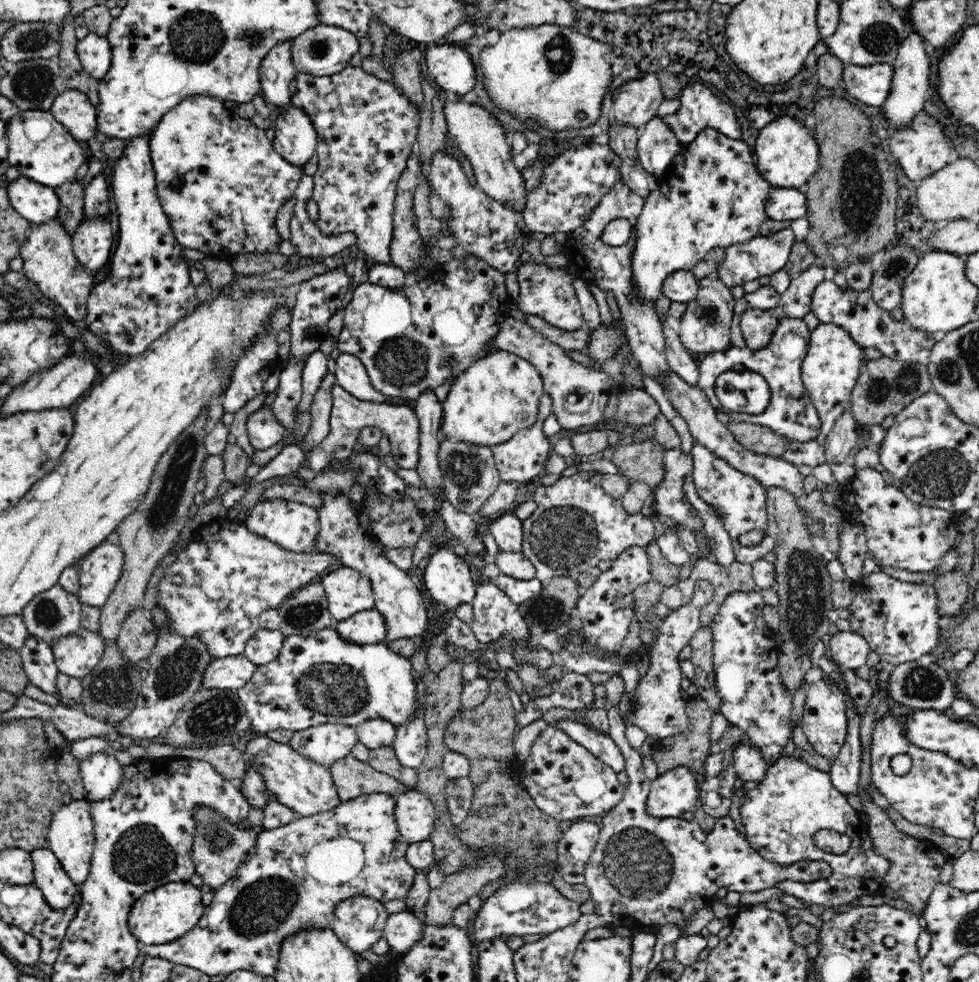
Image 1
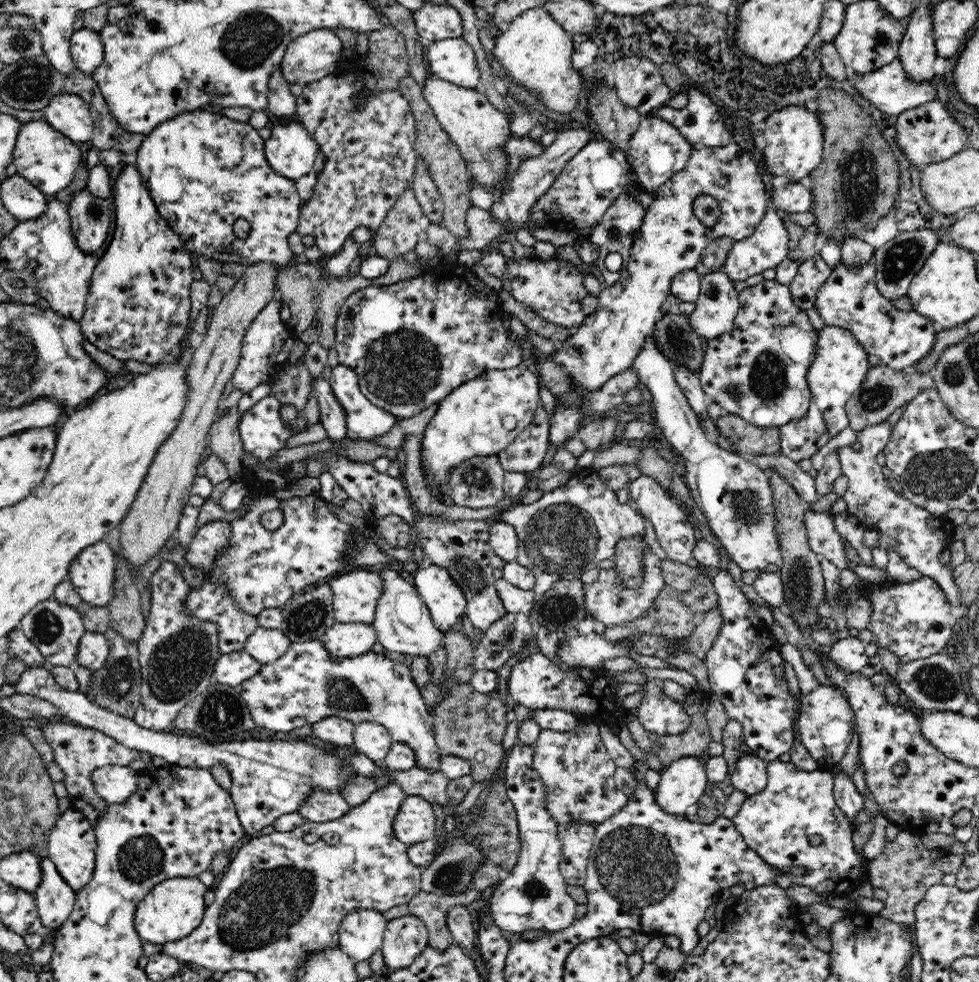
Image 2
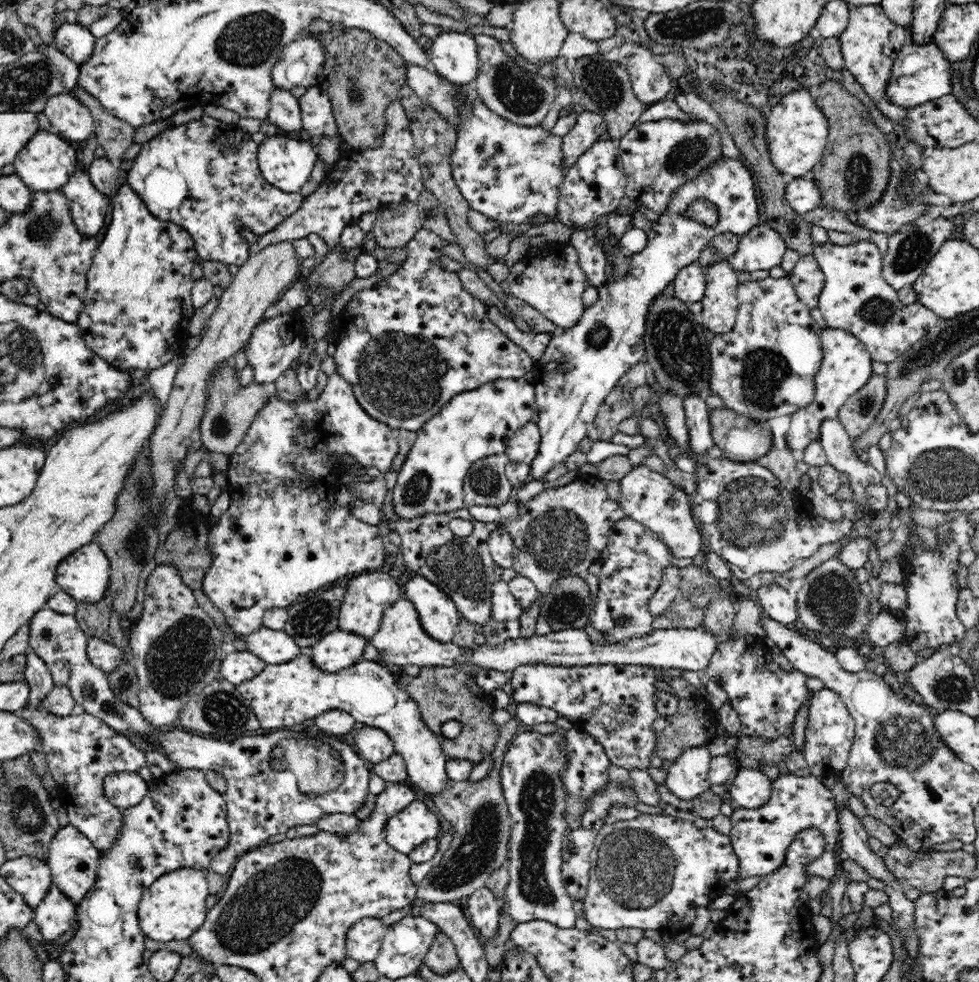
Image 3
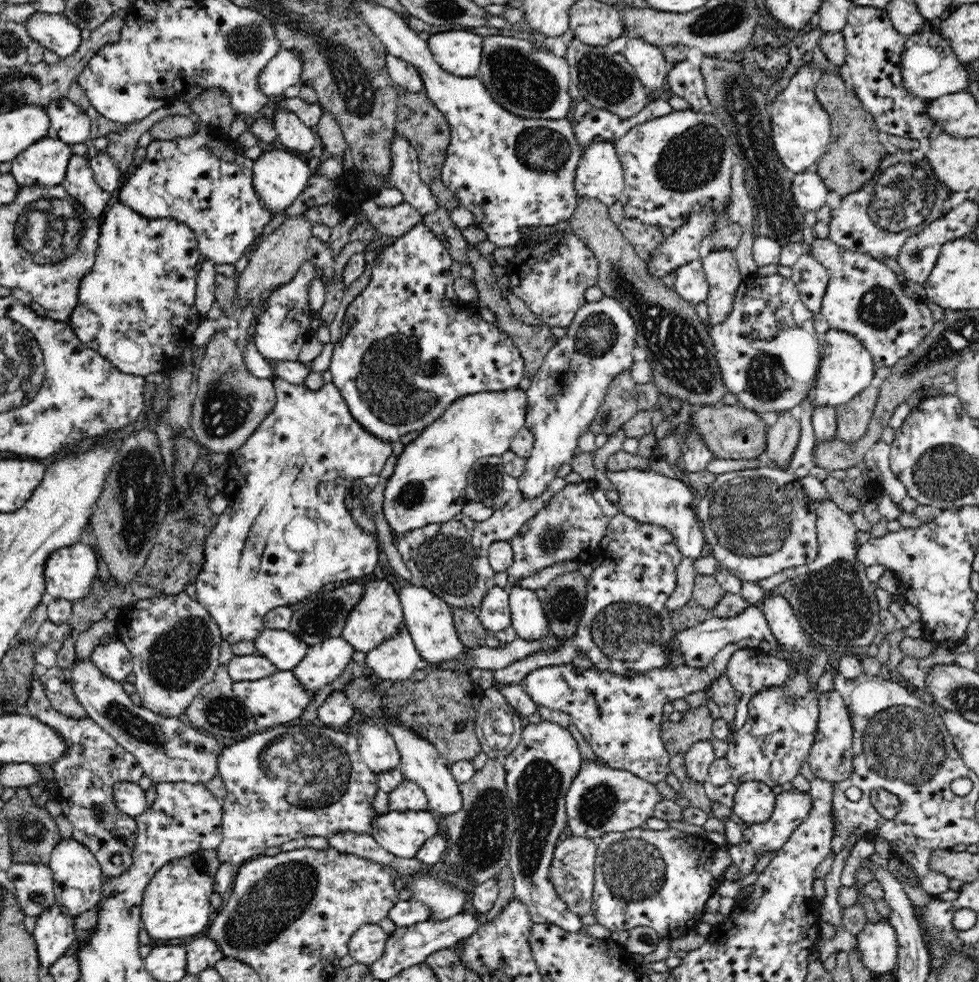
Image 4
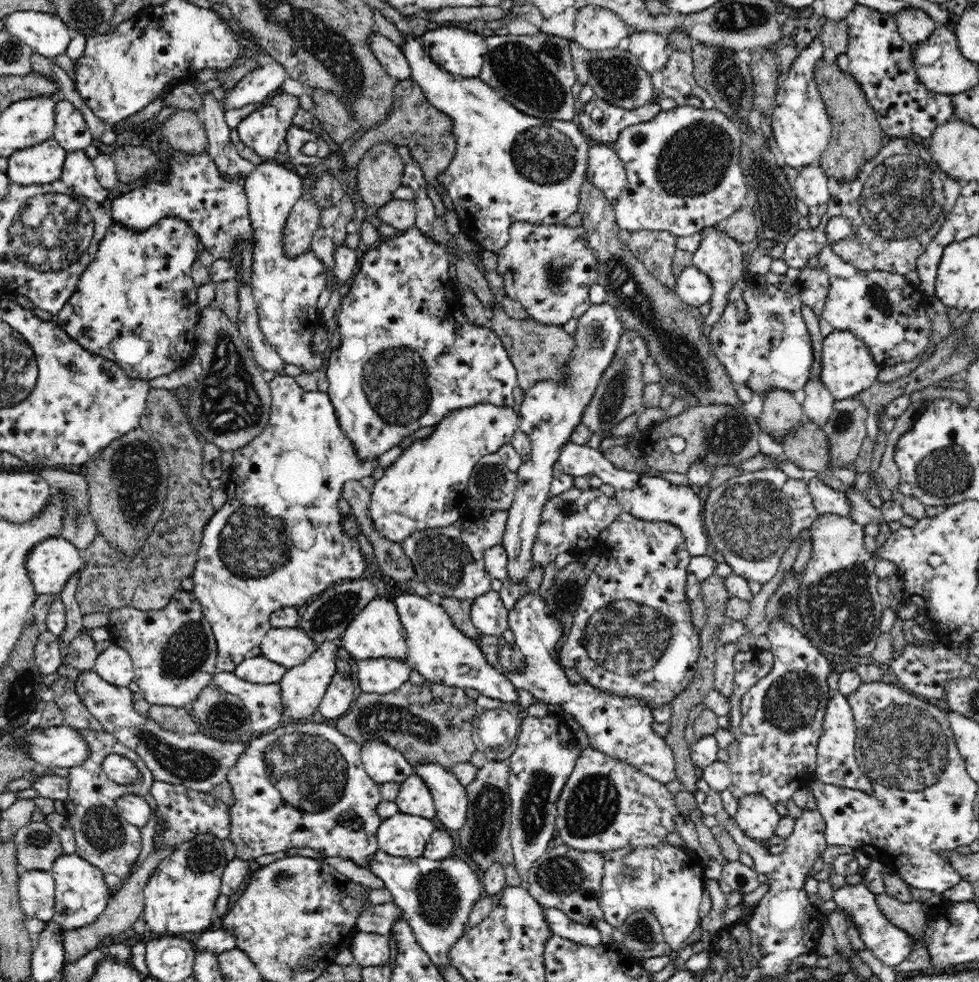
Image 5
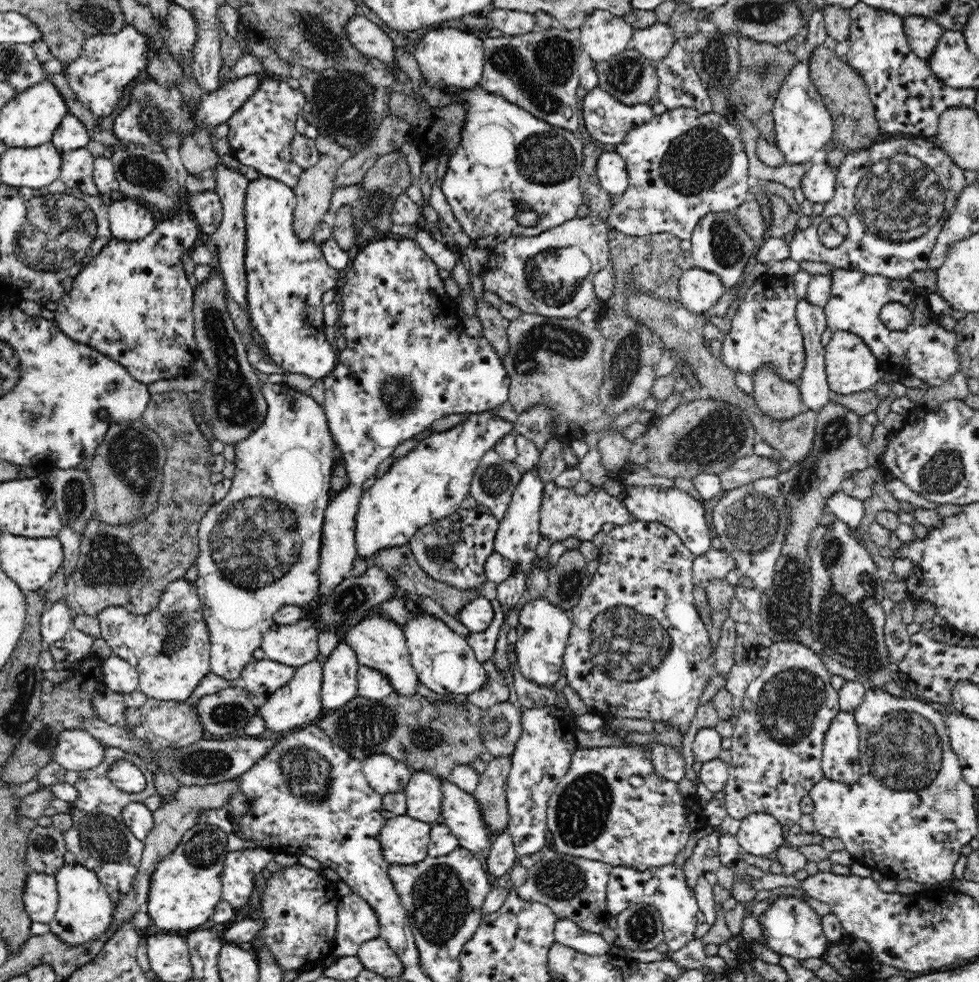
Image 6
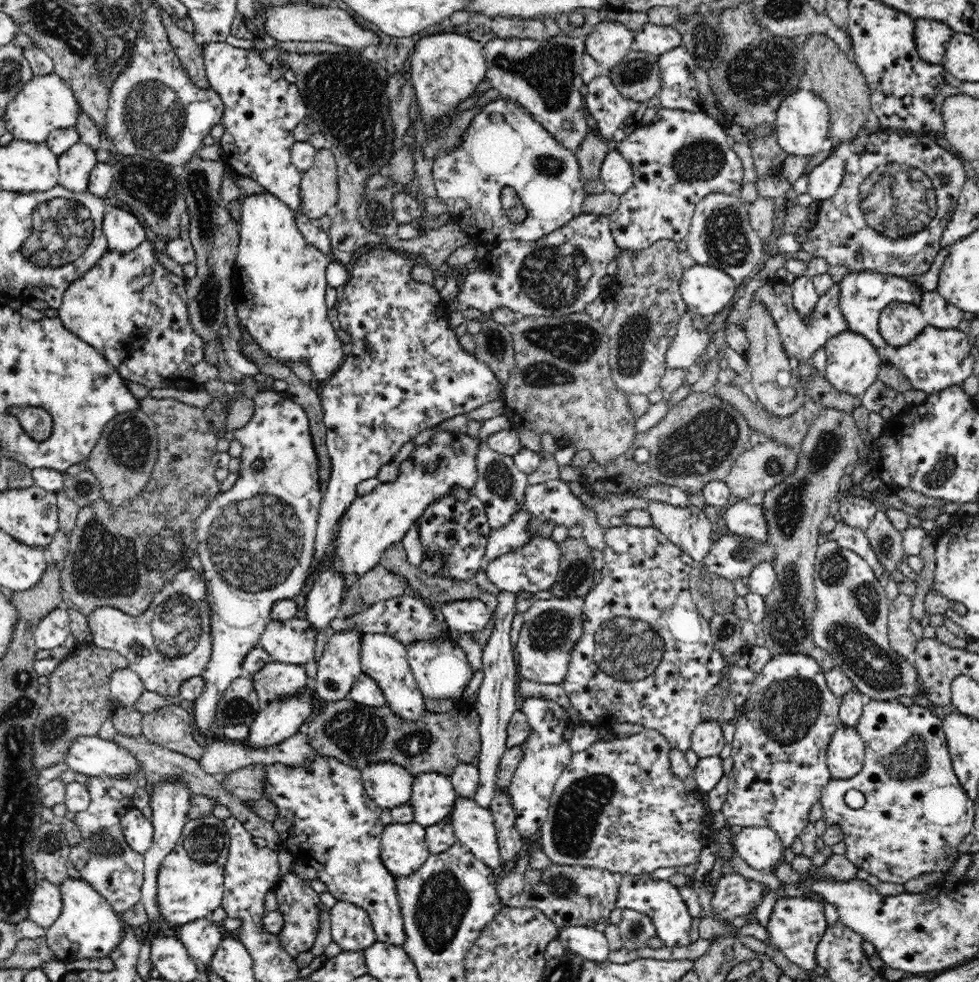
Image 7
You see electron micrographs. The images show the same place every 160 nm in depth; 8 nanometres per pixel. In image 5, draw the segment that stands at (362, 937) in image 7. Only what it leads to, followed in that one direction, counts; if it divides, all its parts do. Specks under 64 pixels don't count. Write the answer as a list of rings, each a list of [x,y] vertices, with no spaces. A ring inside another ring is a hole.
[[[394,902],[383,904],[362,904],[354,922],[354,933],[367,932],[389,935],[392,924],[403,918],[402,909]]]

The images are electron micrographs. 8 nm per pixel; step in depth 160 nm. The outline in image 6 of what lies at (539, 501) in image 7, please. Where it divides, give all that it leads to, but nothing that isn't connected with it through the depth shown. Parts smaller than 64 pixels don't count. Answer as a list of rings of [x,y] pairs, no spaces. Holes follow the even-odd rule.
[[[554,481],[544,484],[542,504],[540,506],[539,529],[553,543],[564,540],[568,536],[577,536],[580,540],[590,540],[600,532],[602,524],[612,522],[622,526],[633,521],[635,516],[623,505],[617,497],[608,494],[602,486],[592,487],[584,496],[576,494],[572,488],[558,486]]]

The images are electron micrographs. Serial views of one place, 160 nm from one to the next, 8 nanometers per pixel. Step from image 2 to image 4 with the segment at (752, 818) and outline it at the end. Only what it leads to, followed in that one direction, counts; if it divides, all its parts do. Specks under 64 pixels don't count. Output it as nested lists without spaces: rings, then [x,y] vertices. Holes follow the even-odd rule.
[[[796,789],[782,791],[776,798],[772,816],[765,823],[743,826],[741,844],[732,845],[729,848],[731,859],[738,867],[738,873],[742,876],[750,873],[755,868],[756,860],[762,856],[762,852],[768,852],[768,850],[774,852],[774,850],[781,849],[798,825],[802,824],[802,821],[808,816],[808,812],[810,812],[810,794],[800,793]]]

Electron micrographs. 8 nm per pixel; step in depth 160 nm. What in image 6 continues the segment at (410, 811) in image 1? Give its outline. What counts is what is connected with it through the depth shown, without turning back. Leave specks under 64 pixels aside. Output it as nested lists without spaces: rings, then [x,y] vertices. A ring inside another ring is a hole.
[[[407,814],[388,819],[379,836],[386,863],[408,866],[425,860],[430,844],[430,826]]]

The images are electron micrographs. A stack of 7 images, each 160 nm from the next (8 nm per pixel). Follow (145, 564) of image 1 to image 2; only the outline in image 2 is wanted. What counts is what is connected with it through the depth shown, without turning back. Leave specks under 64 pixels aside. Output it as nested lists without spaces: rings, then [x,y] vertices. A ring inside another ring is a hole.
[[[254,262],[246,266],[230,292],[215,306],[201,344],[193,352],[190,364],[183,368],[187,381],[186,404],[178,424],[158,446],[158,452],[155,452],[147,468],[130,510],[115,531],[117,546],[133,570],[138,570],[146,560],[156,555],[159,548],[176,532],[182,510],[189,504],[188,497],[196,478],[196,468],[209,451],[208,432],[218,416],[224,385],[236,372],[247,328],[259,319],[263,308],[278,296],[275,282],[280,268],[274,262]]]

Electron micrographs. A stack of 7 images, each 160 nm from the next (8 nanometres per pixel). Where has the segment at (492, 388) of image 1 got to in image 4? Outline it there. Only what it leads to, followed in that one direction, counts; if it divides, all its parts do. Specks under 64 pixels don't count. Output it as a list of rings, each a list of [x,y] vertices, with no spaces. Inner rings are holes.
[[[518,387],[509,391],[481,392],[455,400],[442,416],[429,424],[419,436],[408,443],[397,456],[394,472],[386,482],[382,513],[393,536],[404,536],[414,529],[429,524],[444,524],[452,520],[470,500],[467,498],[467,474],[473,464],[484,456],[500,458],[510,448],[514,434],[524,427],[526,416],[526,393]]]

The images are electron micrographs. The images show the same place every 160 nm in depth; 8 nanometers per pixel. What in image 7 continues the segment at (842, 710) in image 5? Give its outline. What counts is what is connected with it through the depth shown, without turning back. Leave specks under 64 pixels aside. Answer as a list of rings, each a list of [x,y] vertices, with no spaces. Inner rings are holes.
[[[841,726],[832,735],[827,750],[827,765],[837,780],[856,776],[863,767],[865,744],[855,728]]]

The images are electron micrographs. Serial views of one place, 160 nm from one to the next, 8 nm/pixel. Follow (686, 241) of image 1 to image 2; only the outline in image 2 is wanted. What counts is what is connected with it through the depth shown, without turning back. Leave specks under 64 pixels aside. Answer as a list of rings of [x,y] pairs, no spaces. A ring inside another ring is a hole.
[[[729,143],[727,146],[710,148],[697,146],[692,151],[692,156],[682,172],[678,172],[670,182],[664,183],[653,195],[653,202],[645,212],[643,223],[640,228],[640,238],[634,240],[631,249],[630,260],[624,263],[624,274],[620,276],[618,282],[607,285],[601,290],[596,310],[587,315],[584,322],[574,330],[566,340],[557,342],[554,352],[550,354],[550,361],[558,365],[560,371],[564,371],[573,381],[576,387],[578,398],[563,404],[561,398],[554,396],[554,414],[548,414],[548,441],[550,448],[556,451],[564,449],[566,443],[576,436],[577,432],[584,426],[582,421],[588,414],[585,414],[585,402],[587,394],[597,391],[604,386],[608,380],[618,376],[621,372],[633,366],[634,359],[645,345],[646,339],[650,338],[656,320],[662,318],[660,311],[662,304],[666,302],[666,297],[671,294],[672,279],[679,273],[688,269],[695,269],[702,252],[715,240],[721,237],[728,237],[734,241],[744,240],[754,232],[754,228],[760,224],[766,208],[769,204],[762,176],[758,172],[758,166],[752,158],[748,156],[740,146]],[[700,194],[714,196],[719,202],[721,215],[720,220],[712,228],[707,228],[700,223],[696,215],[692,212],[692,202]]]

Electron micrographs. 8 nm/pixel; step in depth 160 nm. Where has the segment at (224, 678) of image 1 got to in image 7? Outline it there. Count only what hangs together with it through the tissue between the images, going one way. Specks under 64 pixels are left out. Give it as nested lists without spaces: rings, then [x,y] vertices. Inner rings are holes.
[[[273,661],[263,666],[252,679],[262,709],[272,701],[299,697],[304,691],[308,691],[308,684],[311,682],[304,666]]]

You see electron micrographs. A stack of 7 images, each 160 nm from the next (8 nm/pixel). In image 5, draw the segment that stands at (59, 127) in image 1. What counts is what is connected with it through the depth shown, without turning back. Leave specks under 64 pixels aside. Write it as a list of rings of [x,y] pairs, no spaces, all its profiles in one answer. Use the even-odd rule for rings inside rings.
[[[54,138],[14,152],[8,158],[10,182],[22,186],[42,185],[61,179],[66,152]]]

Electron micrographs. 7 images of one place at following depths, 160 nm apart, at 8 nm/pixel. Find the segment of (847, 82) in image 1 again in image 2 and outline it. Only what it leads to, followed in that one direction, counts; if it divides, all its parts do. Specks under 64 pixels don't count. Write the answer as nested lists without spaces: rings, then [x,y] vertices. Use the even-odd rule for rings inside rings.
[[[894,59],[890,64],[877,71],[859,75],[854,83],[862,96],[866,98],[866,101],[876,106],[878,111],[885,114],[885,116],[896,117],[902,112],[919,108],[922,104],[933,102],[938,98],[936,86],[932,84],[931,78],[917,83],[906,74],[906,69],[899,59]]]

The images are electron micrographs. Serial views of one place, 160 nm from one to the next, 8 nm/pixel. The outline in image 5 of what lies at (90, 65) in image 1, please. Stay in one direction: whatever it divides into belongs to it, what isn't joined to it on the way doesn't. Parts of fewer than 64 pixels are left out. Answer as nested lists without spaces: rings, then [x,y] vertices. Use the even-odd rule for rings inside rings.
[[[16,11],[4,16],[2,21],[4,31],[27,44],[34,53],[49,59],[64,54],[74,35],[58,15]]]

